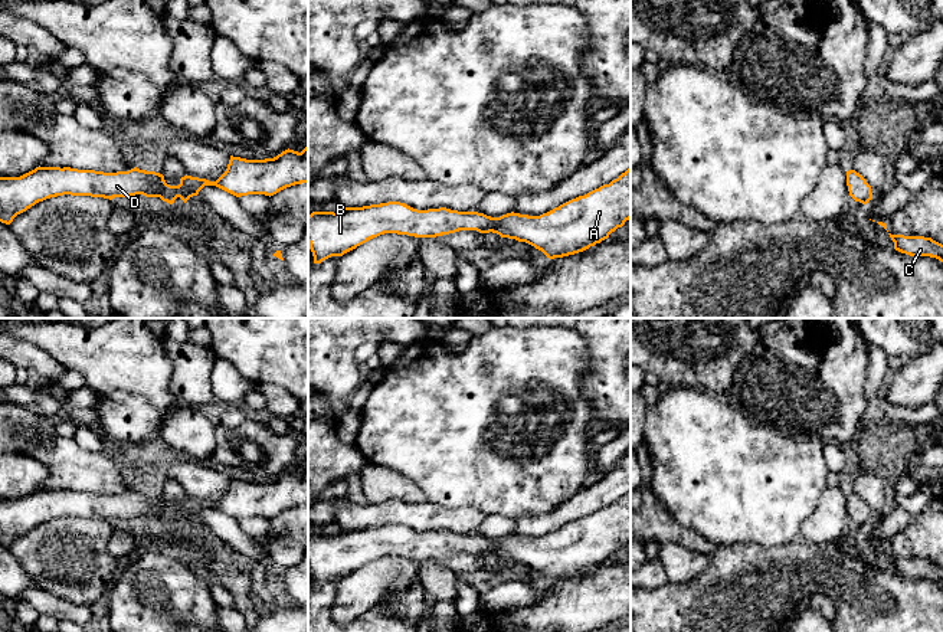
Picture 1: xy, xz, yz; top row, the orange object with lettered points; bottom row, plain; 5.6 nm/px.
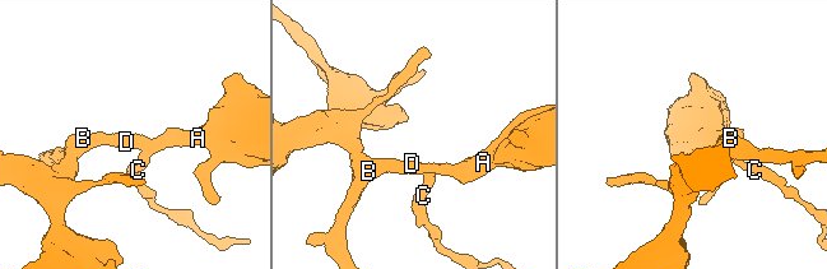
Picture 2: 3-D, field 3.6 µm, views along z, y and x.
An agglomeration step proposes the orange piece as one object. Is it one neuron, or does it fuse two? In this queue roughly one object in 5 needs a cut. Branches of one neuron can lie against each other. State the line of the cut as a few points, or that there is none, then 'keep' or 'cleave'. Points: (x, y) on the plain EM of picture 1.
no cut; keep

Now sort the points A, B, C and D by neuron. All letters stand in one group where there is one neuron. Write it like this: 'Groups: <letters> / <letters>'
Groups: A B C D

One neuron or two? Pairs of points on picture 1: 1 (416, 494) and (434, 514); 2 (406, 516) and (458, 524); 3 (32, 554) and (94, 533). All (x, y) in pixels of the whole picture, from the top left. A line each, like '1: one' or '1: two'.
1: two
2: one
3: one

